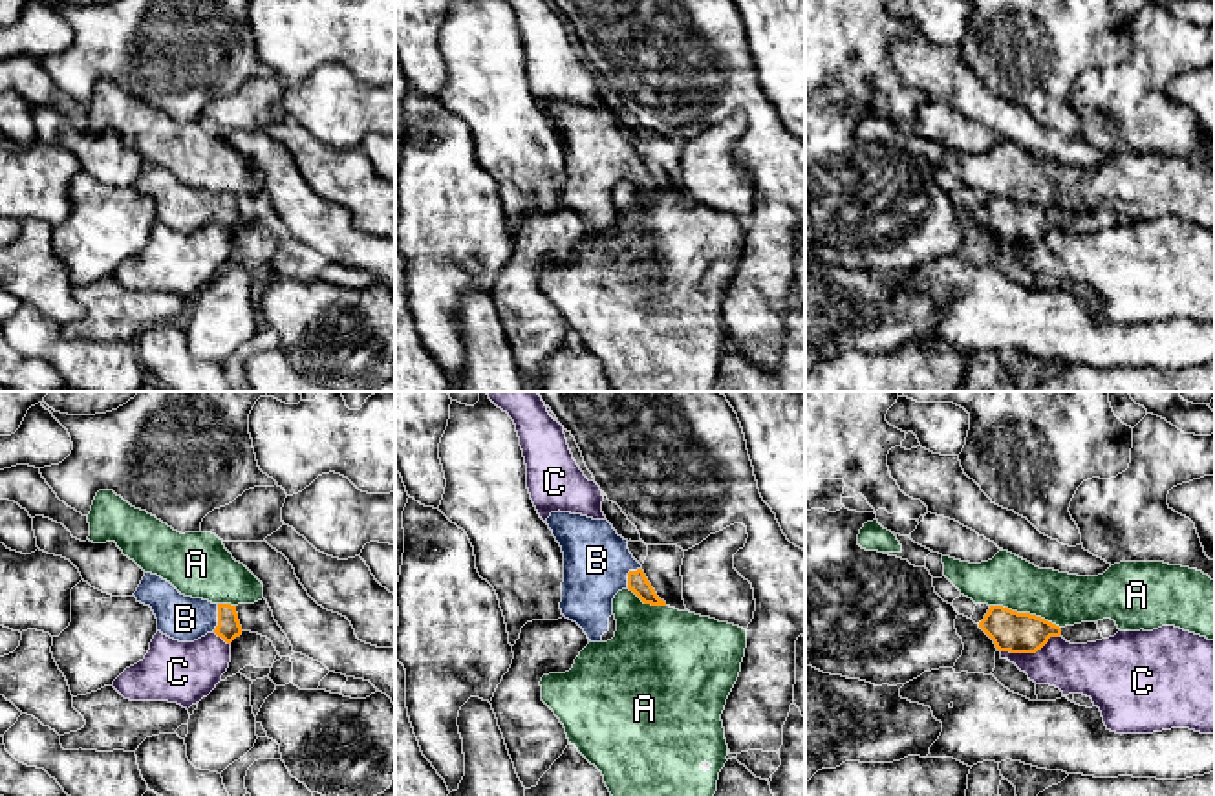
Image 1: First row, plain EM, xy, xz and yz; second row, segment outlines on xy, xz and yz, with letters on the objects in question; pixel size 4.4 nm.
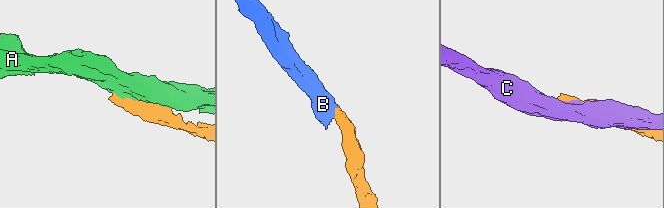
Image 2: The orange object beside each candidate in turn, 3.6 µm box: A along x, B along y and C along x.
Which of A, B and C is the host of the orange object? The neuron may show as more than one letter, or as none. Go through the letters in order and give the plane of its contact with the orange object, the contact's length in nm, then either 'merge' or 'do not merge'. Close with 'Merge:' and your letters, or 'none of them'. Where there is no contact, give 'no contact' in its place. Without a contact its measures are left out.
A: yz | 320 nm | do not merge
B: xz | 120 nm | merge
C: yz | 280 nm | do not merge
Merge: B

